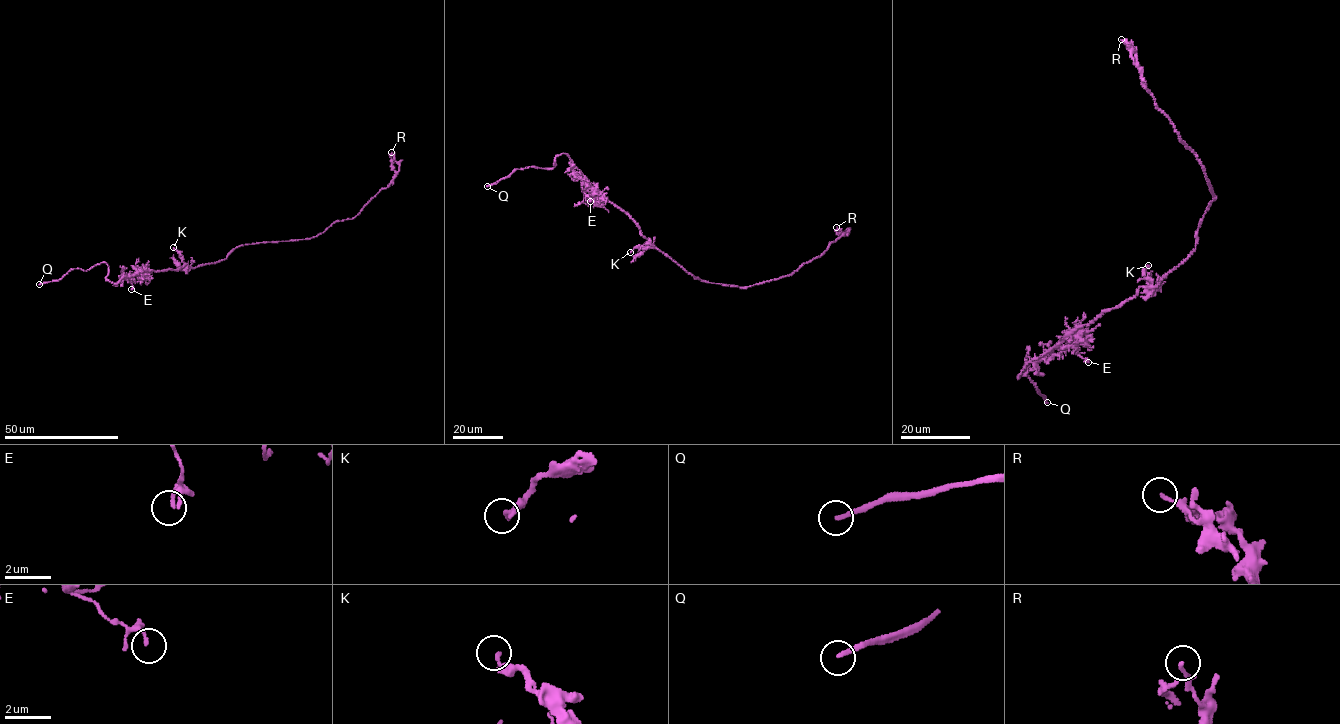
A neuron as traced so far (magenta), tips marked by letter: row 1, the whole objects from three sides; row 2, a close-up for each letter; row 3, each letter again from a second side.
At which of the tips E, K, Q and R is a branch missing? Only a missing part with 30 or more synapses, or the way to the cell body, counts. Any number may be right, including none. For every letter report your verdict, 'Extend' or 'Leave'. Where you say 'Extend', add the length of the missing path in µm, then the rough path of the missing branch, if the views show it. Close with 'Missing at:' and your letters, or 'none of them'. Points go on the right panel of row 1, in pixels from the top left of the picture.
E: Leave
K: Leave
Q: Extend. Missing length about 6 µm. Course of what is missing: (1047, 402), (1049, 418)
R: Leave
Missing at: Q

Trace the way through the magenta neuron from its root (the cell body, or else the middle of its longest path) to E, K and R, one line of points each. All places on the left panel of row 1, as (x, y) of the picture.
E: (207, 263), (143, 272), (141, 279), (131, 283), (131, 289)
K: (207, 263), (187, 268), (182, 256), (173, 247)
R: (207, 263), (225, 259), (243, 245), (310, 239), (336, 221), (354, 218), (399, 170), (391, 152)

